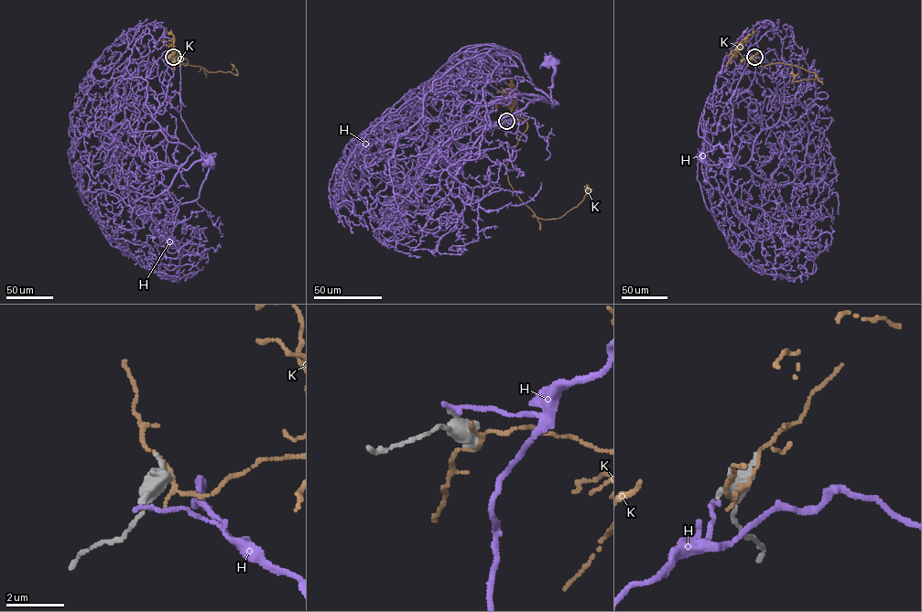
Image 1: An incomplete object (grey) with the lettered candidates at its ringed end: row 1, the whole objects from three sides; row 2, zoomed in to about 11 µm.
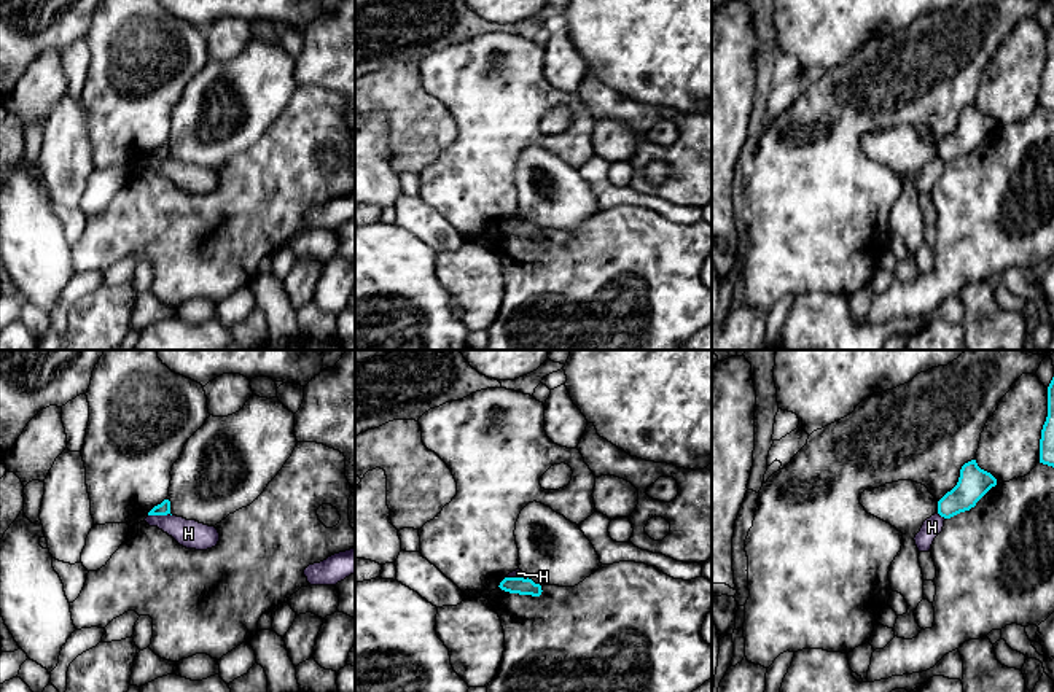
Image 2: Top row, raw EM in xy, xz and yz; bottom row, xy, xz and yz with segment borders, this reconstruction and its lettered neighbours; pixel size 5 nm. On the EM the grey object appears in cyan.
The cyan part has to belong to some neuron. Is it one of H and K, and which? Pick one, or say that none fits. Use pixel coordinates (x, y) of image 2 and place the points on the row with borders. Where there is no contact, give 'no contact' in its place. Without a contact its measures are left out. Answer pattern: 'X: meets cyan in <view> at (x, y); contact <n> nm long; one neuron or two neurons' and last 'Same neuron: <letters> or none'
H: meets cyan in xy at (160, 514); contact 120 nm long; two neurons
K: no contact; two neurons
Same neuron: none

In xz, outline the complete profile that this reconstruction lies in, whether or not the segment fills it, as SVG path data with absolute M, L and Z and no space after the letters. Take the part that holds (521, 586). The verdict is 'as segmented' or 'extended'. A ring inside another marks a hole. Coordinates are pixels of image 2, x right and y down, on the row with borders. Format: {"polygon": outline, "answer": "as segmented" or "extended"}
{"polygon": "M505 577L500 585L502 590L509 593L519 593L519 595L532 595L540 597L541 595L541 585L535 584L532 579L524 577Z", "answer": "as segmented"}

